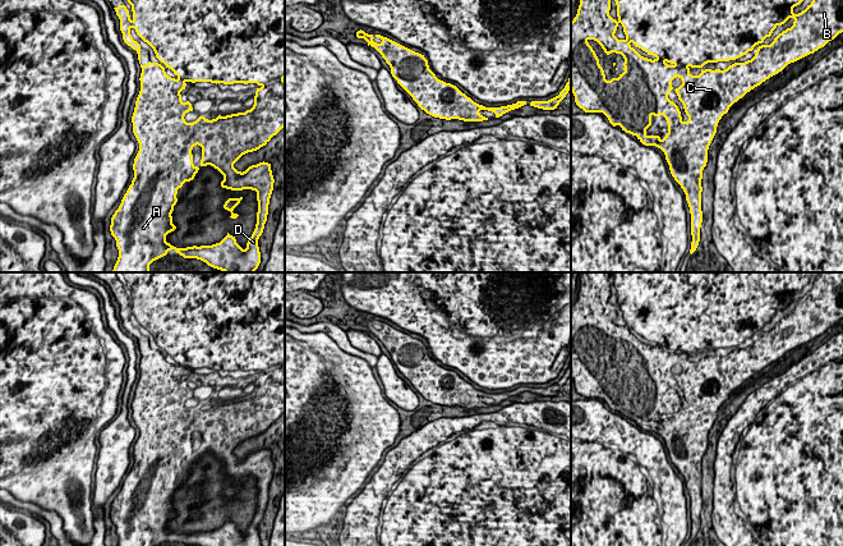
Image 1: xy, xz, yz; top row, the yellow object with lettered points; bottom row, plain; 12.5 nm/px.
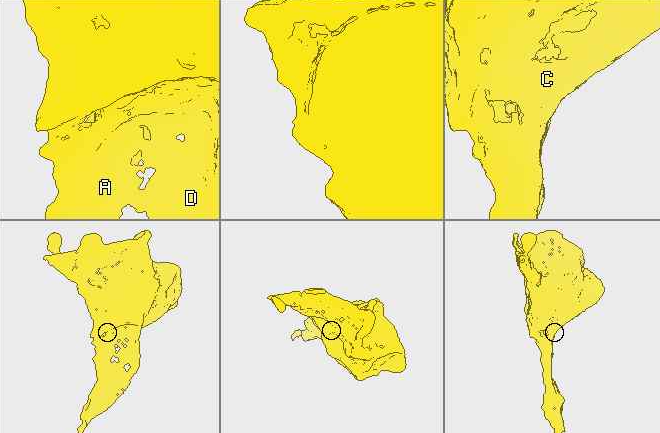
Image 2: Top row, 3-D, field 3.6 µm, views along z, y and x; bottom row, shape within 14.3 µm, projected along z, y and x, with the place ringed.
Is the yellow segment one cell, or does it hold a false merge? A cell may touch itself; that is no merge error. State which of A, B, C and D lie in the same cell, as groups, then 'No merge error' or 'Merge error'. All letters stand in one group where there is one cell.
Groups: A B C D. No merge error

